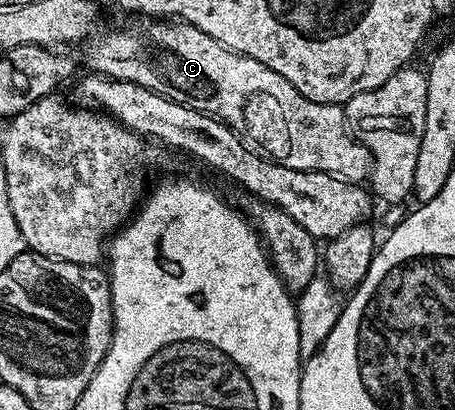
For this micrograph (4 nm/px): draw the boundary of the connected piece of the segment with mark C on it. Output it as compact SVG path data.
M180 20L138 22L141 22L138 26L125 26L122 30L109 30L106 34L94 36L85 54L85 62L92 73L151 88L151 92L159 92L159 96L167 96L187 108L210 114L212 118L227 123L239 136L239 140L251 148L251 152L269 162L283 164L283 168L323 172L358 184L368 179L373 161L365 145L350 134L345 111L340 105L307 100L307 96L283 80L279 72L271 72L267 64L259 64L259 60L251 60L246 54L219 44L219 40L207 36L207 32L199 32L199 28L191 24Z

